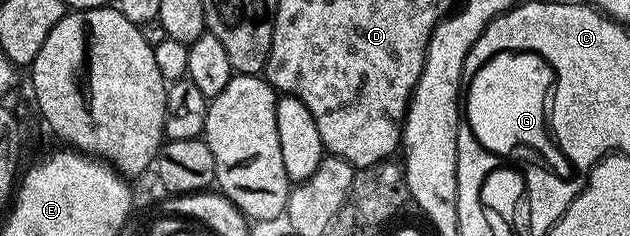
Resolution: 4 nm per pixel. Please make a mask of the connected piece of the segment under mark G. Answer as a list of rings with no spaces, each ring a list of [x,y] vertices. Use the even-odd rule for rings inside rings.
[[[501,48],[483,61],[475,76],[466,77],[463,85],[459,99],[462,120],[470,126],[470,136],[477,147],[489,158],[510,162],[518,151],[545,155],[556,150],[559,133],[551,109],[556,104],[559,83],[555,69],[551,69],[539,53]]]

